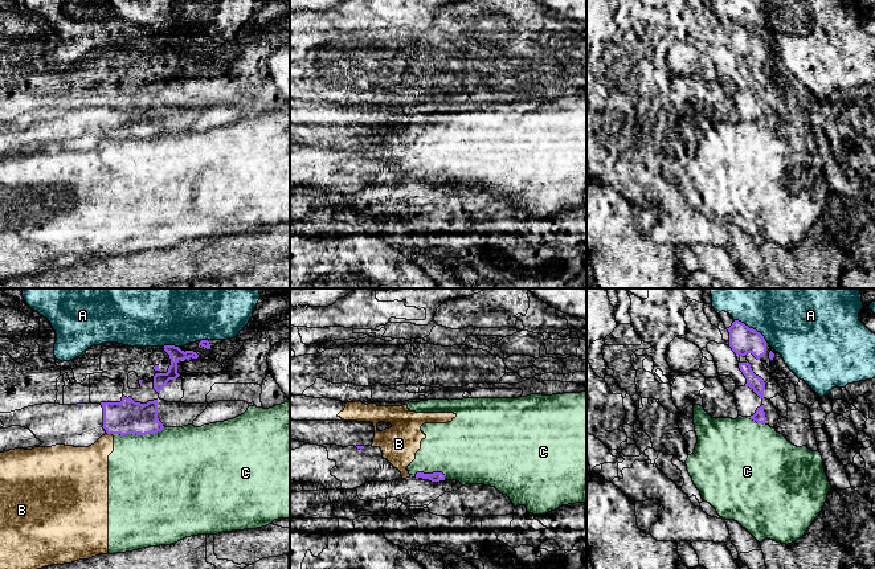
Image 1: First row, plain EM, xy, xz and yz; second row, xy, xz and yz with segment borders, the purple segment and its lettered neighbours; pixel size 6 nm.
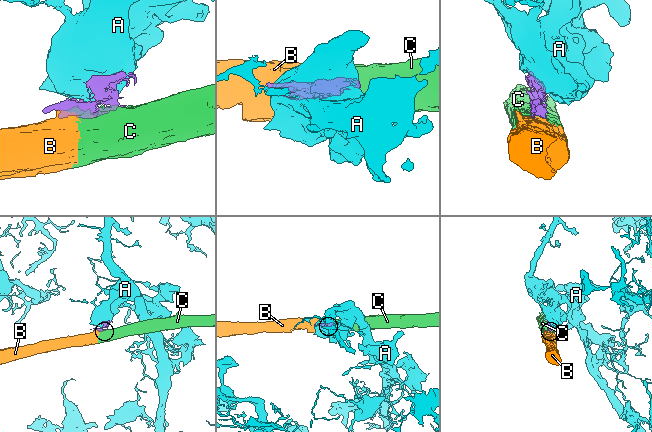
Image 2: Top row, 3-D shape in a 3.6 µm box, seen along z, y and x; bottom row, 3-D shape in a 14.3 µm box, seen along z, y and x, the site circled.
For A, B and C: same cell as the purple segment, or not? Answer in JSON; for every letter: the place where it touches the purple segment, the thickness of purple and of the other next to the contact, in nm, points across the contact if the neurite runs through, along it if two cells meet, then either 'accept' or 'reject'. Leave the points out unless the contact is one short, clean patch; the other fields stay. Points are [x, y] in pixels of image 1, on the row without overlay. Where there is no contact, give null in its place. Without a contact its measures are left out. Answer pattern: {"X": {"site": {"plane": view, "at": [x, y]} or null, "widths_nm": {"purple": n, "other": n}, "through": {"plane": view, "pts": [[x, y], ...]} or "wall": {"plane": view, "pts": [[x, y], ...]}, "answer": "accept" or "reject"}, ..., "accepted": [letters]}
{"A": {"site": {"plane": "yz", "at": [751, 32]}, "widths_nm": {"purple": 170, "other": 360}, "answer": "reject"}, "B": {"site": {"plane": "xy", "at": [110, 136]}, "widths_nm": {"purple": 200, "other": 260}, "answer": "reject"}, "C": {"site": {"plane": "xy", "at": [138, 138]}, "widths_nm": {"purple": 200, "other": 480}, "answer": "reject"}, "accepted": []}

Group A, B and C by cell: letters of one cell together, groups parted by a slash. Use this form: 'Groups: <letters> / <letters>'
Groups: A / B C

